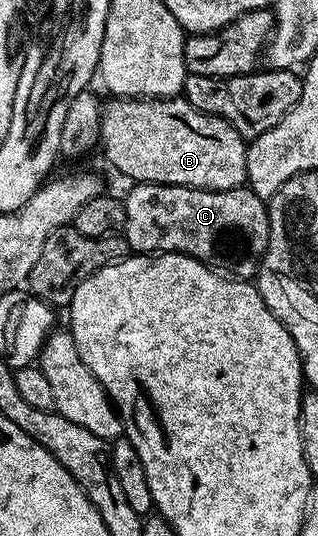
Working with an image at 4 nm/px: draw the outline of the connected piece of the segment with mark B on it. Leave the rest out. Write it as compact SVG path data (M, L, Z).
M117 96L109 99L101 107L101 149L106 149L106 158L123 174L126 178L131 178L131 183L140 182L159 182L165 186L191 186L194 190L237 190L247 185L246 180L246 147L247 139L236 132L223 118L217 118L214 114L200 112L191 102L186 101L185 97L175 96L172 98L155 98L153 100L135 100L133 98L120 98Z

